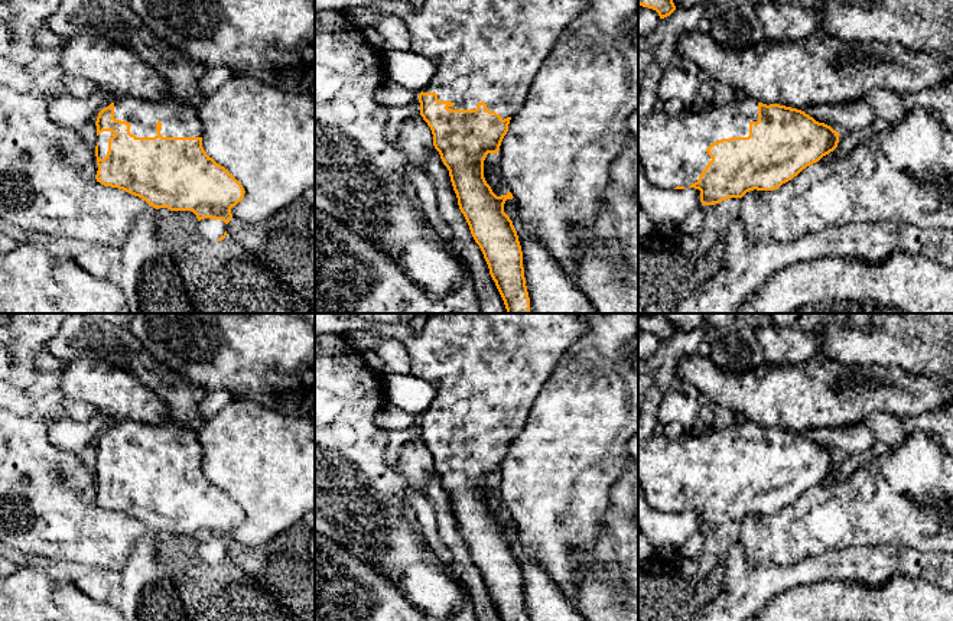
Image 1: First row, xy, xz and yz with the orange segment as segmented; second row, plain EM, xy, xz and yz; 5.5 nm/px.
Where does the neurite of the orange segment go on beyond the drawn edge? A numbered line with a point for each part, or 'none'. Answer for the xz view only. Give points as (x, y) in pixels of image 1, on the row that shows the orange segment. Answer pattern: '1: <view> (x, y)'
1: xz (490, 51)

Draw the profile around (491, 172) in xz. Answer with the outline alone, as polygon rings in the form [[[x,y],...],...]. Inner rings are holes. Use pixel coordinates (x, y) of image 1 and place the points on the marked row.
[[[488,153],[484,160],[484,178],[497,196],[510,191],[498,169],[498,153]]]

